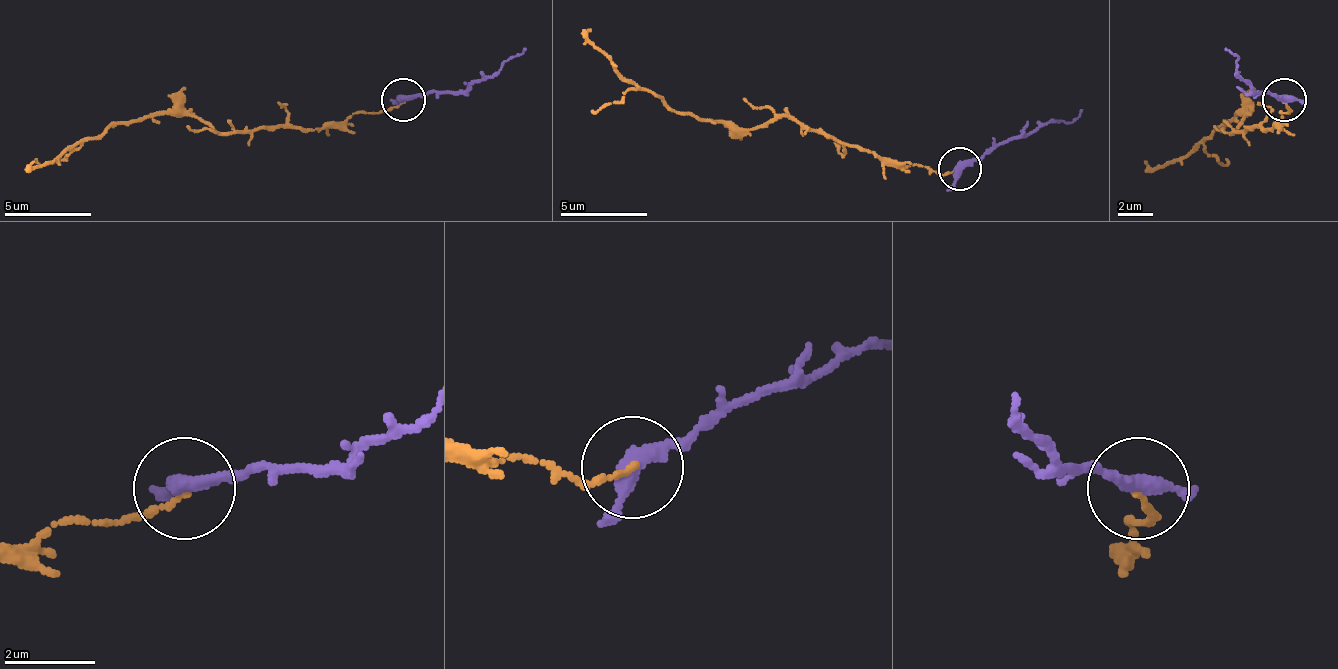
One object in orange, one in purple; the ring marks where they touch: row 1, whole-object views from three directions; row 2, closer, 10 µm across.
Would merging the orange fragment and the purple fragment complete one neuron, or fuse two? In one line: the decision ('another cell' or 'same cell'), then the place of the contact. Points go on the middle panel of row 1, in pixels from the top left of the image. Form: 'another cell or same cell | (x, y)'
another cell | (960, 168)

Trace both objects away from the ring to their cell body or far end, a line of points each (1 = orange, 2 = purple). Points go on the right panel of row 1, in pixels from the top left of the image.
1: (1283, 103), (1287, 112), (1270, 129), (1230, 133), (1244, 116), (1230, 120), (1182, 155), (1152, 168), (1143, 160)
2: (1283, 99), (1252, 90), (1235, 55), (1226, 46)

